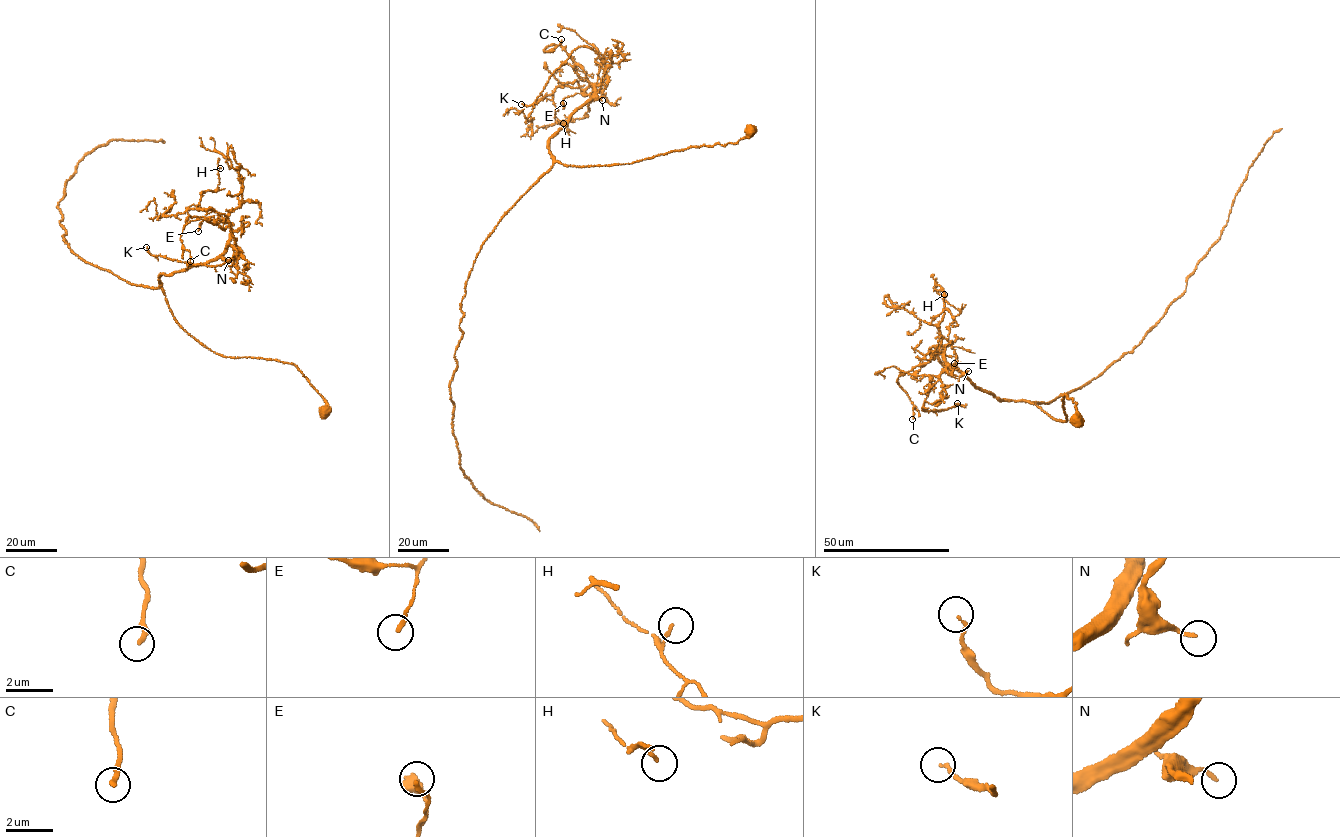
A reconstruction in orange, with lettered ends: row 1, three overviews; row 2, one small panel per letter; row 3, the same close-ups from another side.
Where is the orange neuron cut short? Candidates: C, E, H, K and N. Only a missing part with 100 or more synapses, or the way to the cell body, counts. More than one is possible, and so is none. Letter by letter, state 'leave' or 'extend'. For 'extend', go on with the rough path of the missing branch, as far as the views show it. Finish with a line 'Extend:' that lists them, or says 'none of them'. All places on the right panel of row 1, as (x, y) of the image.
C: leave
E: leave
H: leave
K: leave
N: leave
Extend: none of them

